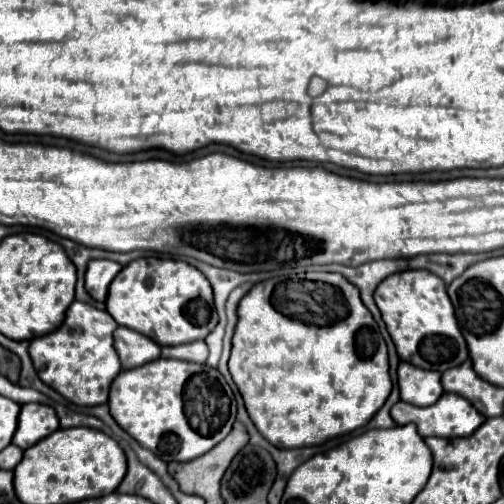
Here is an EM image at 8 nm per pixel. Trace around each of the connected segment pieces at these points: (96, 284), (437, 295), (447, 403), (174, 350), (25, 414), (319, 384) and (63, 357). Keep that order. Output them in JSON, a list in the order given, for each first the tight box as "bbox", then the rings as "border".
[{"bbox":[86,259,122,303],"border":[[[94,259],[88,263],[86,271],[86,291],[100,303],[108,297],[108,287],[112,279],[122,271],[122,265],[108,259]]]},{"bbox":[374,271,468,371],"border":[[[430,271],[394,273],[378,285],[374,299],[402,361],[420,369],[446,371],[468,359],[466,341],[460,333],[452,301],[448,299],[446,285],[440,277]]]},{"bbox":[390,393,486,439],"border":[[[442,393],[442,397],[430,405],[430,407],[416,407],[416,405],[410,405],[406,401],[398,401],[392,411],[390,411],[392,419],[396,421],[396,425],[408,425],[408,423],[414,423],[418,433],[426,439],[426,437],[468,437],[472,435],[480,423],[486,421],[484,415],[480,415],[472,403],[468,403],[464,397],[456,395],[456,393]]]},{"bbox":[162,341,208,363],"border":[[[192,341],[192,343],[184,343],[184,345],[174,345],[174,347],[162,347],[162,357],[192,361],[192,363],[206,363],[208,347],[204,341]]]},{"bbox":[12,403,60,449],"border":[[[28,403],[22,405],[20,417],[18,417],[18,431],[14,433],[12,443],[20,449],[28,449],[36,445],[40,439],[52,435],[60,427],[56,411],[48,405],[40,403]]]},{"bbox":[228,273,392,447],"border":[[[304,273],[296,277],[276,277],[276,279],[268,279],[254,285],[252,291],[238,305],[238,325],[232,337],[232,355],[230,355],[228,367],[230,367],[230,375],[234,383],[238,385],[242,393],[250,419],[254,421],[260,435],[274,447],[312,447],[312,445],[322,445],[332,437],[348,435],[354,429],[364,427],[376,415],[376,411],[384,405],[384,401],[388,399],[392,391],[392,381],[388,375],[388,351],[380,335],[378,323],[374,321],[372,313],[364,307],[360,299],[360,291],[356,291],[356,287],[338,273]]]},{"bbox":[30,301,122,405],"border":[[[74,301],[66,311],[64,323],[56,331],[30,341],[30,357],[38,377],[56,389],[64,399],[76,405],[106,403],[108,387],[112,379],[122,371],[120,357],[112,345],[112,333],[116,327],[118,325],[108,311],[96,309],[82,301]]]}]

